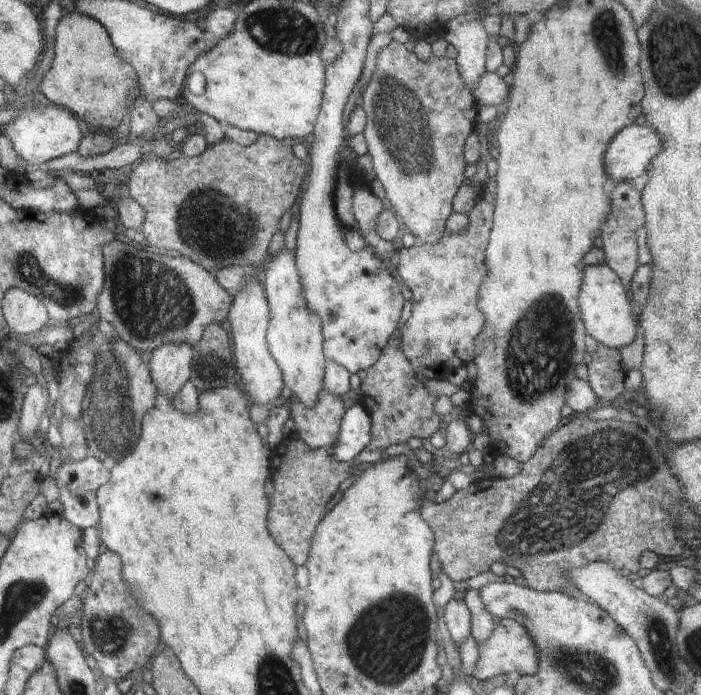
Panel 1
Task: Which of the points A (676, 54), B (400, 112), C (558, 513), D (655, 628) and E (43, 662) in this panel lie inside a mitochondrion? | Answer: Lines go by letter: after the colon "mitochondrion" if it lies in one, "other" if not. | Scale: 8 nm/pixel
A: mitochondrion
B: mitochondrion
C: mitochondrion
D: mitochondrion
E: other

